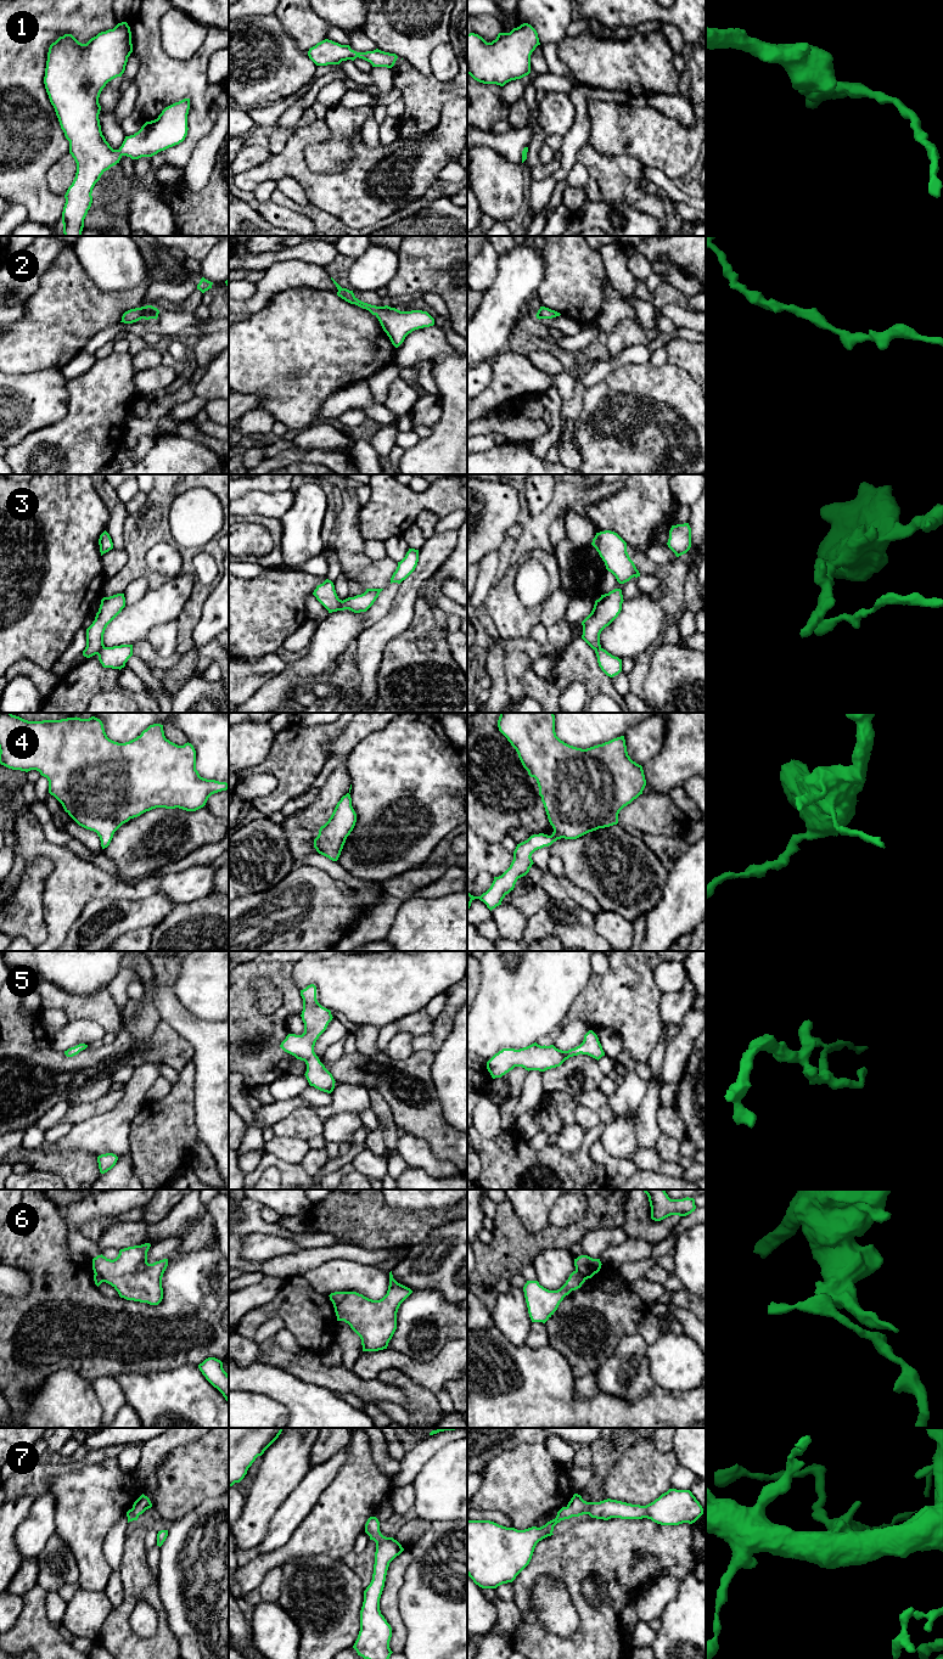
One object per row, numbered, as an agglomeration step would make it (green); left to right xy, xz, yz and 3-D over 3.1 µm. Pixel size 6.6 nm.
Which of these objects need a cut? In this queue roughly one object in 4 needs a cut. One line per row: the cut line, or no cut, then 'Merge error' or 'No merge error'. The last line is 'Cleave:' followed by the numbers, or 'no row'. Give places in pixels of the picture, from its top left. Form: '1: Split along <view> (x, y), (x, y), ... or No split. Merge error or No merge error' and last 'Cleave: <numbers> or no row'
1: No split. No merge error
2: No split. No merge error
3: Split along xz (343, 601), (337, 609). Merge error
4: No split. No merge error
5: No split. No merge error
6: Split along xz (347, 1292), (334, 1304). Merge error
7: No split. No merge error
Cleave: 3, 6

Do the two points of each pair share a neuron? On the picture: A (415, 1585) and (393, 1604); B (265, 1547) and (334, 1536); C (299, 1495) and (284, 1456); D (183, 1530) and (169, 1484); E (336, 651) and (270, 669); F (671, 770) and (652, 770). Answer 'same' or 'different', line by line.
A: different
B: different
C: different
D: different
E: different
F: same

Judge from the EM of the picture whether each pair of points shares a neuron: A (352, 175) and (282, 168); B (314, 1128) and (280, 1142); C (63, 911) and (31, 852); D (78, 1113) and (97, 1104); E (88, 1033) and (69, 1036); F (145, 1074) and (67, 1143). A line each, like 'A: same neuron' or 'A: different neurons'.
A: same neuron
B: different neurons
C: same neuron
D: same neuron
E: same neuron
F: same neuron

